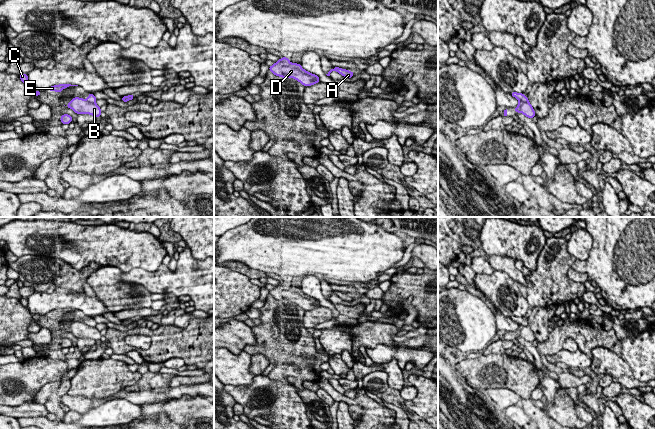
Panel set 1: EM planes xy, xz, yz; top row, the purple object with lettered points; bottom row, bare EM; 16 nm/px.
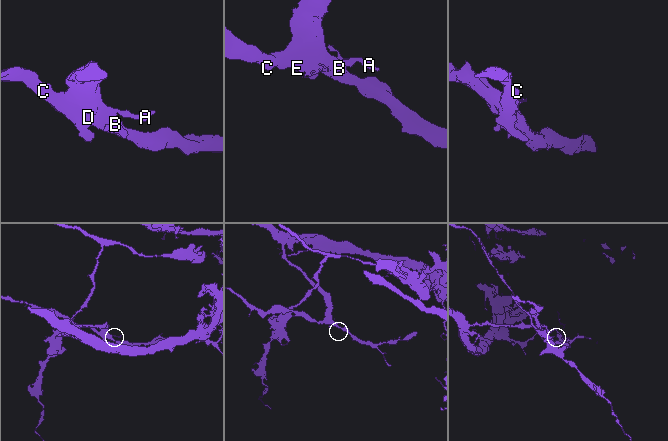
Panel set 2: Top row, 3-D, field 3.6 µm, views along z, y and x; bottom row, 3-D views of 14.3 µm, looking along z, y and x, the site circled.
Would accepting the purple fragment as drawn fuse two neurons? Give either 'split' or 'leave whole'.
split

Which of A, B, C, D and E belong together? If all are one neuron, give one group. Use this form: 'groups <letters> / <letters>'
groups A E / B C D

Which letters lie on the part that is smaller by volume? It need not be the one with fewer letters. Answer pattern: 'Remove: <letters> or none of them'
Remove: B, C, D

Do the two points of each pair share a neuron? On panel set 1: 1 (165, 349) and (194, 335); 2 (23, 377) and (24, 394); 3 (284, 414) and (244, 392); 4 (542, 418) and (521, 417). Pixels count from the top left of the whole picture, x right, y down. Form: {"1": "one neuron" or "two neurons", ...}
{"1": "one neuron", "2": "one neuron", "3": "one neuron", "4": "two neurons"}

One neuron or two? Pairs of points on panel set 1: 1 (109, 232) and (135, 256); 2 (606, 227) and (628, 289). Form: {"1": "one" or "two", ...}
{"1": "one", "2": "one"}

